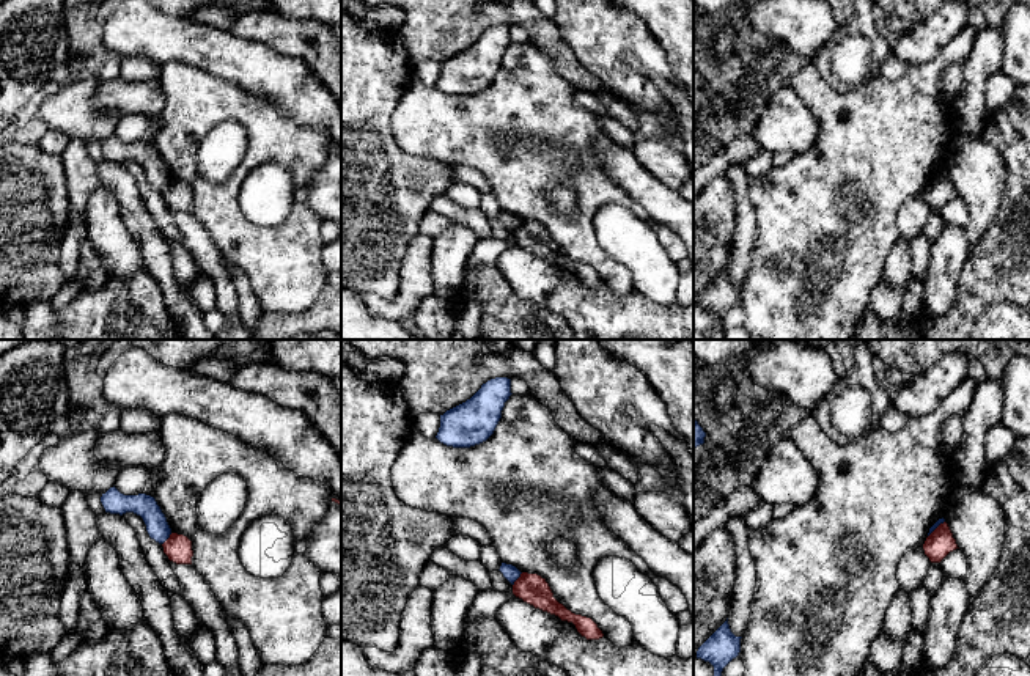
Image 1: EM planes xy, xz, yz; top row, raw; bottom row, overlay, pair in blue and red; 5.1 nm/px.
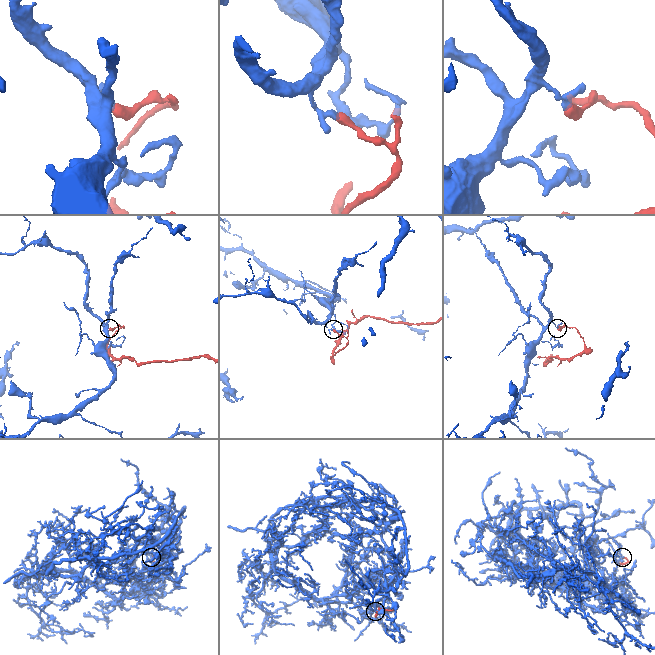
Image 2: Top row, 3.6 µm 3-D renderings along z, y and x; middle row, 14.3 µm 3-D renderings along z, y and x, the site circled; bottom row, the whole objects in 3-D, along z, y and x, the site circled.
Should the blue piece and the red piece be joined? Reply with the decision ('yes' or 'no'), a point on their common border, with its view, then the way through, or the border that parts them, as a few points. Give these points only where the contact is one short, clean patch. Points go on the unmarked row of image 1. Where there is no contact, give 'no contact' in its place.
no; contact xz (518, 225); border xz (522, 220), (513, 233)

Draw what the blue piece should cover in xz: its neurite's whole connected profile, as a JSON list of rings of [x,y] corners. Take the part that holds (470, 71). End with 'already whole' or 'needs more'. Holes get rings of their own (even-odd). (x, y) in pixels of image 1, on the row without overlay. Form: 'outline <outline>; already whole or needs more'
outline [[[511,27],[487,28],[470,47],[440,63],[436,86],[453,96],[470,96],[486,90],[494,82],[511,42]]]; already whole

